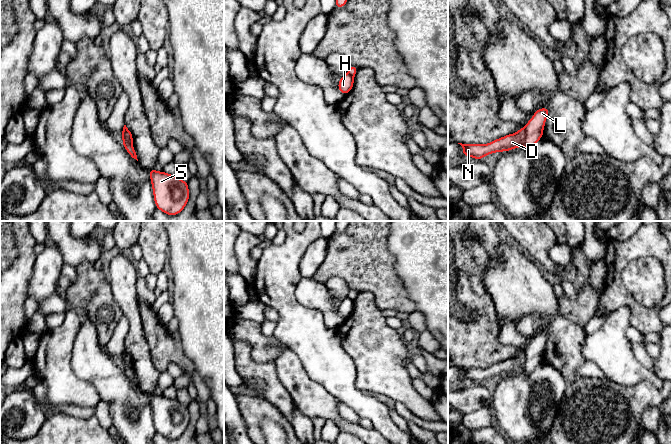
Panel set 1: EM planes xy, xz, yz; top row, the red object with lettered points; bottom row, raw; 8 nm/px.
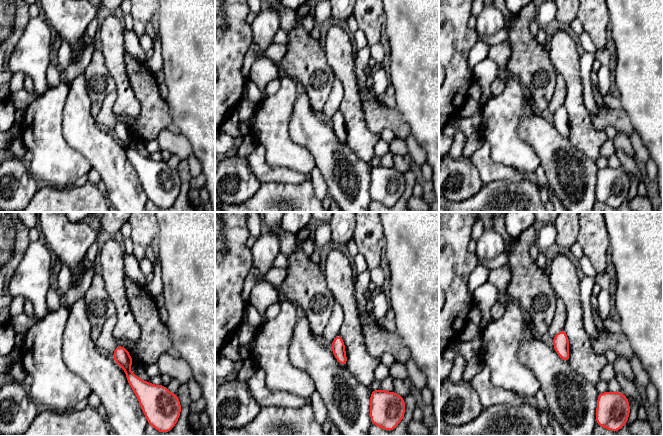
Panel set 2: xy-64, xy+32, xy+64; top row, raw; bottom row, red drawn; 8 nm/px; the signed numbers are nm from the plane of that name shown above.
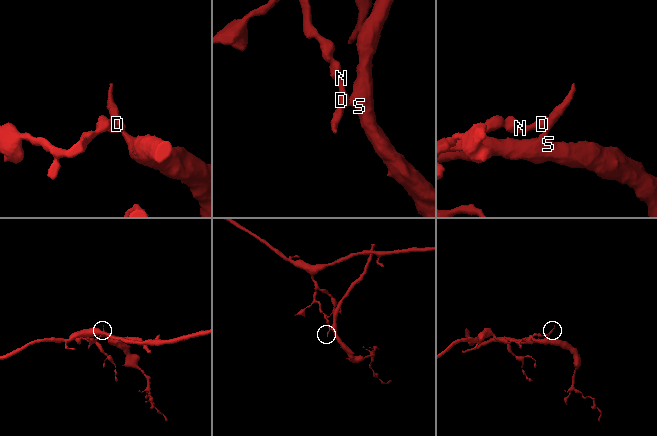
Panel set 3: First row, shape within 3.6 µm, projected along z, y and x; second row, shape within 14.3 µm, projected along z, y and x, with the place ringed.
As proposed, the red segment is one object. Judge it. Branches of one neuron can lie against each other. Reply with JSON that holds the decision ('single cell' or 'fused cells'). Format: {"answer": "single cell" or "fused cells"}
{"answer": "fused cells"}

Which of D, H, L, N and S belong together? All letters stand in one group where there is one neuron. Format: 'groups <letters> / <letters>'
groups D N / H L S

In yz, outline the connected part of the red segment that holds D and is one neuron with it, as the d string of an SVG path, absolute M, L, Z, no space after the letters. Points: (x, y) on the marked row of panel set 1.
M525 127L519 129L514 134L508 134L501 138L498 138L488 144L462 144L463 156L473 157L475 160L482 160L484 156L495 153L510 151L515 148L521 147L524 144L526 138Z

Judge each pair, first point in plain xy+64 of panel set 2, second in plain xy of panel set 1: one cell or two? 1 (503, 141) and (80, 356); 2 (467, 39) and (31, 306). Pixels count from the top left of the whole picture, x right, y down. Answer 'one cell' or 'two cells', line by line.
1: two cells
2: two cells

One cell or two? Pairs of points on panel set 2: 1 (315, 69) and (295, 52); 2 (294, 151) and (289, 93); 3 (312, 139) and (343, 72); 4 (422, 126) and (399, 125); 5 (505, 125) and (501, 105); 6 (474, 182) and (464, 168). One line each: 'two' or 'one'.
1: one
2: one
3: two
4: two
5: one
6: one

